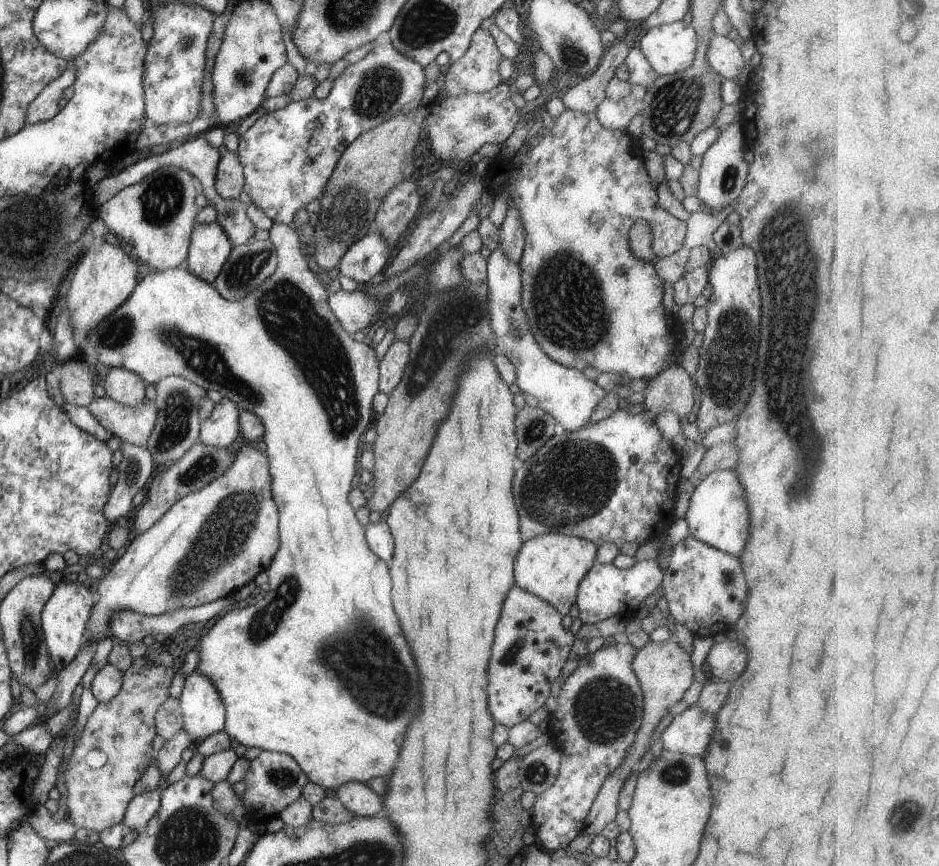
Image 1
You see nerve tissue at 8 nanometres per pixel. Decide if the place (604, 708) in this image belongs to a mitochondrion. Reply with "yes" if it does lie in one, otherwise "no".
yes

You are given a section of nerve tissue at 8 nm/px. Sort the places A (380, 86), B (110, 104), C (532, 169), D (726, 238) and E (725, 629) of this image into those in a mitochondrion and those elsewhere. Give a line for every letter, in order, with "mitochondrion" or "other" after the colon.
A: mitochondrion
B: other
C: other
D: mitochondrion
E: other

